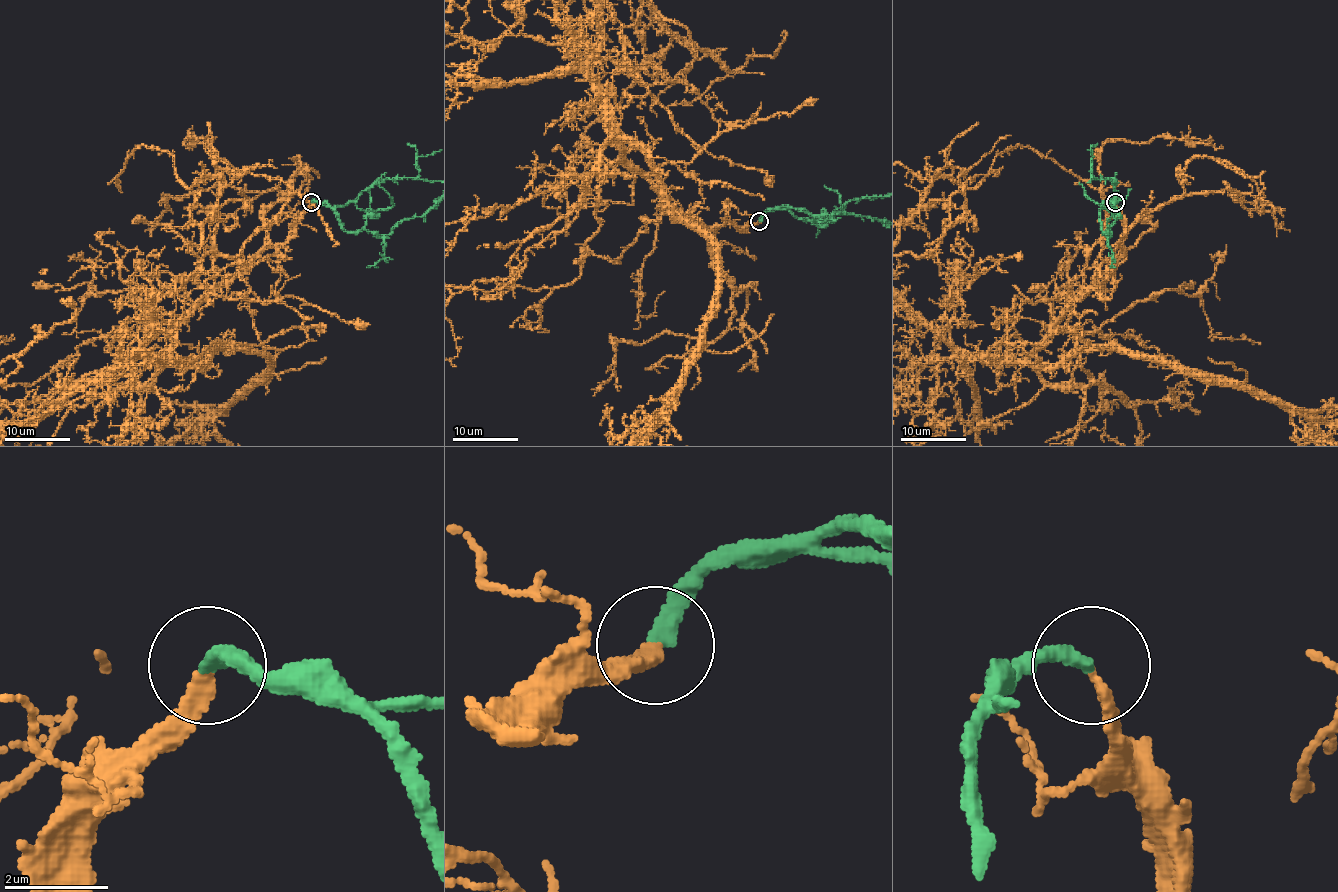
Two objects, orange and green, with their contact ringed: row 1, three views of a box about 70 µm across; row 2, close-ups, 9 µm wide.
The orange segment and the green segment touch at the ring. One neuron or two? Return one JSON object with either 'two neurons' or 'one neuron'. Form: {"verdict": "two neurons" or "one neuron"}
{"verdict": "one neuron"}

